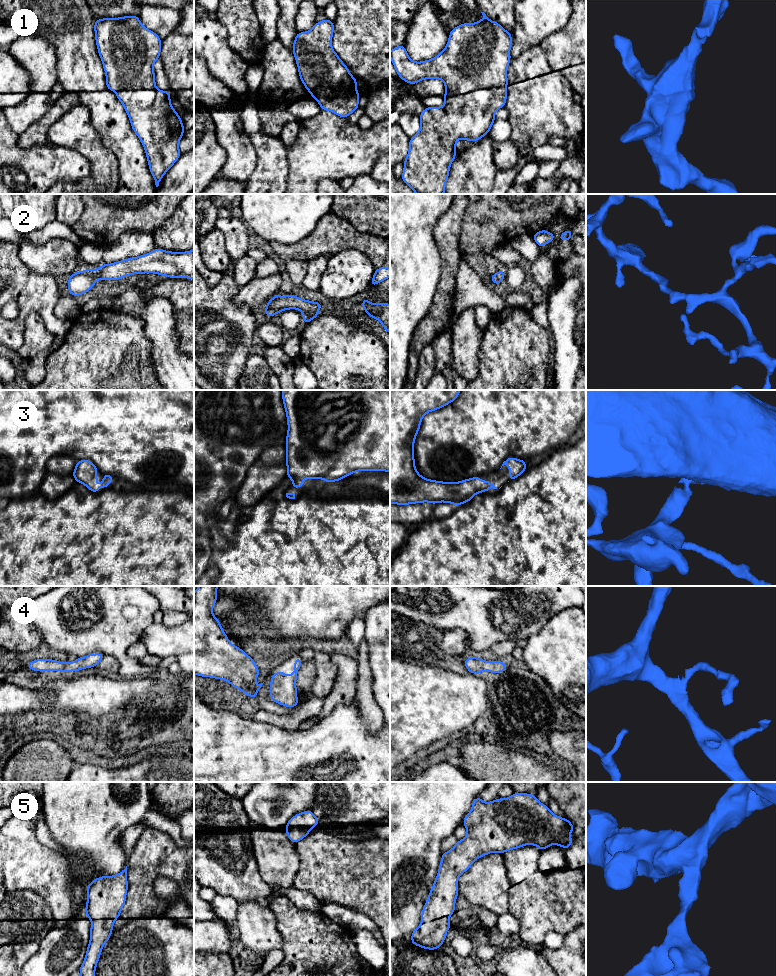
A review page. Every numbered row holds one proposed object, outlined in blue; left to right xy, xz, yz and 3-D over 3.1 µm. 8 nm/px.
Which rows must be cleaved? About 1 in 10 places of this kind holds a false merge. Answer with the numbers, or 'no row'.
no row

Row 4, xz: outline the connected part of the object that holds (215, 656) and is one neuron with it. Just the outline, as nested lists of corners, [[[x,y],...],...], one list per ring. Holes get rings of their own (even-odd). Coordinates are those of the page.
[[[199,586],[194,592],[194,674],[229,682],[235,689],[240,689],[243,694],[256,699],[264,682],[255,682],[260,671],[254,659],[229,641],[220,620],[213,615],[212,610],[218,597],[217,589],[218,586]]]

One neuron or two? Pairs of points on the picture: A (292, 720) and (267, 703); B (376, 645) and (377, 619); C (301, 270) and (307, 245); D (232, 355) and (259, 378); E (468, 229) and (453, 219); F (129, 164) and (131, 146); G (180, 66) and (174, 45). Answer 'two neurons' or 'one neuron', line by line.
A: two neurons
B: one neuron
C: two neurons
D: two neurons
E: two neurons
F: one neuron
G: one neuron

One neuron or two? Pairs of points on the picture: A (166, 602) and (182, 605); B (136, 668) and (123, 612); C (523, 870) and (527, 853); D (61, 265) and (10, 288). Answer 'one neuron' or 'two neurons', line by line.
A: one neuron
B: one neuron
C: one neuron
D: two neurons

